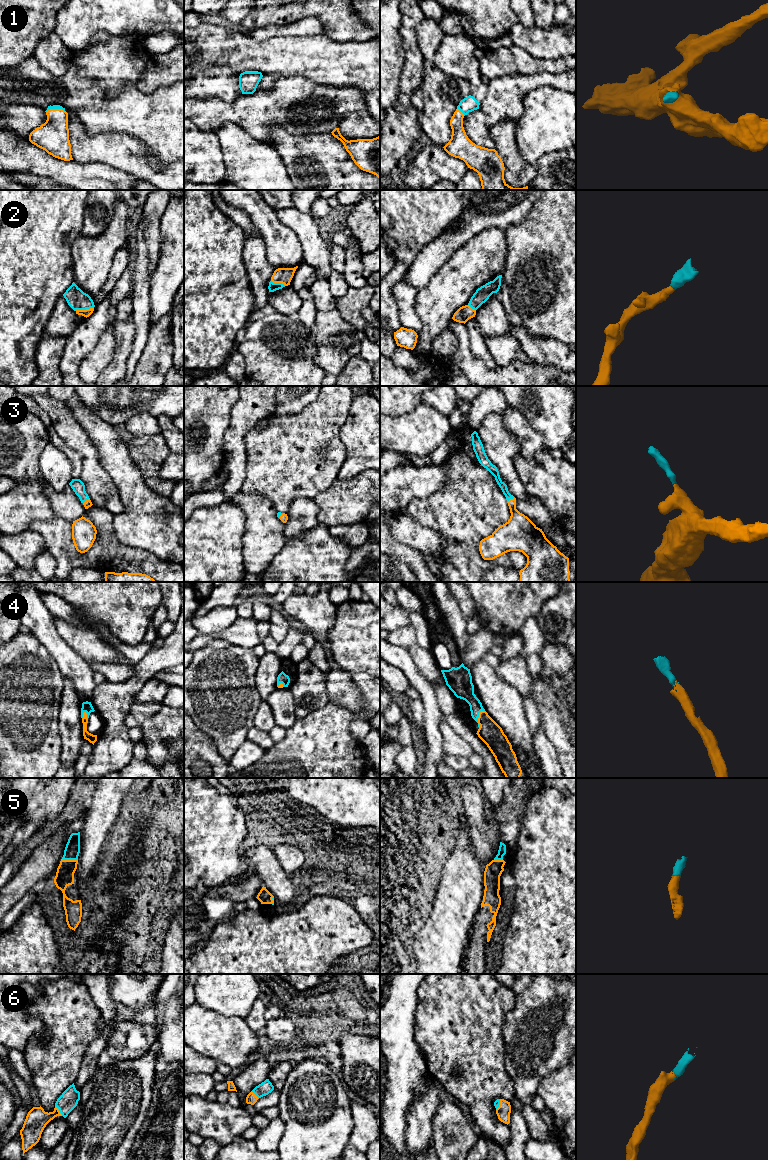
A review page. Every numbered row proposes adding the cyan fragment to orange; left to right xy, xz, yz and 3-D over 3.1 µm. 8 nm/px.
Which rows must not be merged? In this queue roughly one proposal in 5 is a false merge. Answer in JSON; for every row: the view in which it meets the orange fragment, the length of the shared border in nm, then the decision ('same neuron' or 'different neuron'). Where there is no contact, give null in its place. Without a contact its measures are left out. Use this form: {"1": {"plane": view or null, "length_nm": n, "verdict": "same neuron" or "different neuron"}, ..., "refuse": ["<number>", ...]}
{"1": {"plane": "xy", "length_nm": 150, "verdict": "same neuron"}, "2": {"plane": "xy", "length_nm": 150, "verdict": "same neuron"}, "3": {"plane": "yz", "length_nm": 80, "verdict": "same neuron"}, "4": {"plane": "yz", "length_nm": 150, "verdict": "same neuron"}, "5": {"plane": "xy", "length_nm": 130, "verdict": "same neuron"}, "6": {"plane": "xy", "length_nm": 110, "verdict": "same neuron"}, "refuse": []}

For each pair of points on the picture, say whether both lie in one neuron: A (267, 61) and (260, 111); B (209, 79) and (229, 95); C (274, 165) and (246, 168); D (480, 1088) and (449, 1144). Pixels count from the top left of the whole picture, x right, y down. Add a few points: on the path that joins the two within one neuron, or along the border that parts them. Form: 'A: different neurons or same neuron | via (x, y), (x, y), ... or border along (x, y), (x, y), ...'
A: different neurons | border along (300, 76), (276, 77)
B: same neuron | via (214, 82), (224, 90)
C: same neuron | via (267, 165), (253, 166)
D: different neurons | border along (473, 1122), (481, 1132)

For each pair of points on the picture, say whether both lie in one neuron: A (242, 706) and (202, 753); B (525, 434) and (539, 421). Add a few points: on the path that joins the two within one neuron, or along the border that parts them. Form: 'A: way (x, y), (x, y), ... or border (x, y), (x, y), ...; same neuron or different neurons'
A: border (195, 724), (212, 739), (218, 753), (225, 760); different neurons
B: border (517, 409), (527, 423), (541, 434), (544, 448); different neurons

